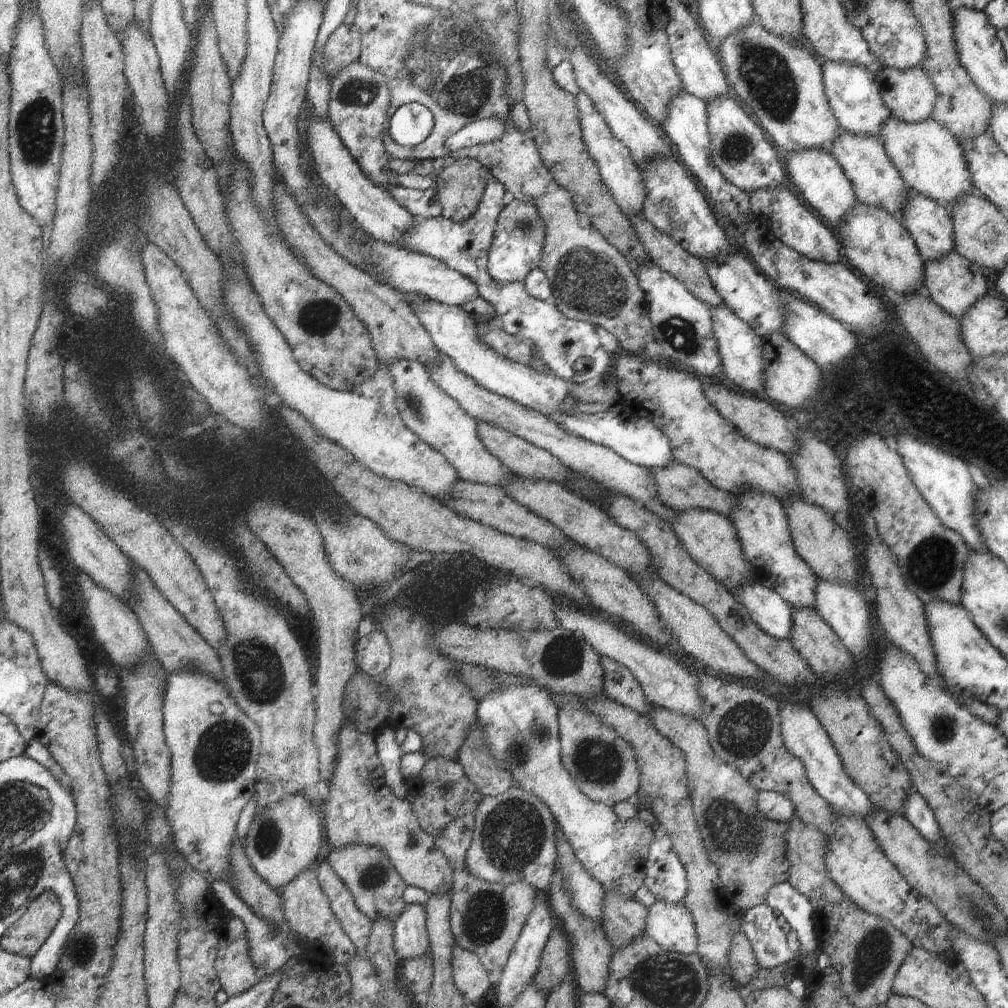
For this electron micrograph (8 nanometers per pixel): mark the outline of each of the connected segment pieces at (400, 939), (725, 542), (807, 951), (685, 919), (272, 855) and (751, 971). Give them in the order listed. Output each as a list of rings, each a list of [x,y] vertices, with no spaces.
[[[406,904],[403,913],[395,920],[394,948],[400,962],[431,954],[425,918],[424,905]]]
[[[701,508],[676,512],[671,529],[681,540],[686,551],[697,565],[704,567],[731,592],[744,581],[754,581],[753,574],[743,558],[740,541],[733,524],[723,514]]]
[[[788,881],[774,885],[762,902],[768,903],[773,910],[780,910],[780,914],[790,924],[790,928],[796,932],[800,941],[799,952],[804,957],[813,955],[817,958],[822,953],[812,922],[814,913],[812,905]]]
[[[656,899],[648,908],[644,930],[663,949],[683,955],[697,953],[698,939],[692,915],[685,905]]]
[[[300,793],[285,796],[275,805],[268,807],[255,819],[248,831],[247,844],[244,846],[250,866],[266,884],[273,889],[283,887],[304,871],[308,871],[324,856],[323,817],[319,808]]]
[[[738,931],[733,936],[729,953],[728,966],[731,978],[744,989],[757,976],[759,969],[757,960],[744,933]]]

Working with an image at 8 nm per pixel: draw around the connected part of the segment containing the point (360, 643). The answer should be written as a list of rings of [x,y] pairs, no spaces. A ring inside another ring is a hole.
[[[372,631],[355,642],[355,662],[362,672],[380,678],[391,663],[391,646],[386,635]]]

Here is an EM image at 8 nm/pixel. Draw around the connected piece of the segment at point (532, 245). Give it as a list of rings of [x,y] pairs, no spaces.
[[[514,199],[506,205],[497,218],[492,244],[488,251],[487,271],[497,283],[523,283],[539,266],[545,243],[547,226],[539,210],[530,201]]]

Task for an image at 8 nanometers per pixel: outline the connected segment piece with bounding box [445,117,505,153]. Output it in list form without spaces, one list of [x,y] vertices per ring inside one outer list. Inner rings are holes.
[[[496,117],[476,119],[463,126],[456,134],[449,136],[445,142],[446,148],[457,153],[460,149],[497,141],[504,133],[504,123]]]

